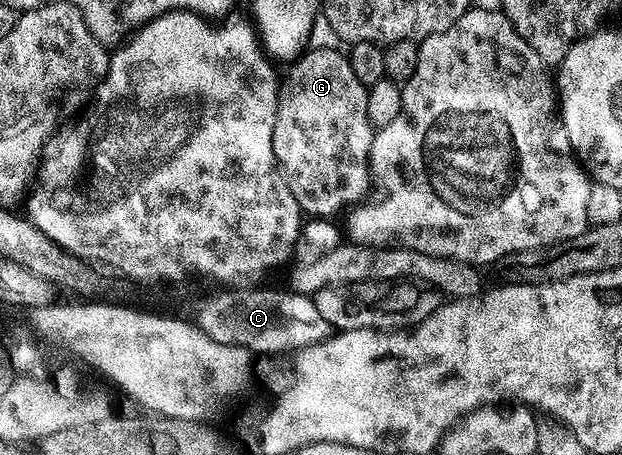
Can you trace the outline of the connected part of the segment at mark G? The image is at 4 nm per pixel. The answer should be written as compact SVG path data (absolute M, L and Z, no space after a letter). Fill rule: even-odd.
M314 48L307 52L289 65L290 73L287 76L285 73L281 81L272 146L288 190L292 190L292 198L296 198L303 213L310 218L334 218L341 208L367 199L366 191L372 188L368 161L376 130L368 118L367 85L352 74L349 55L334 48Z

